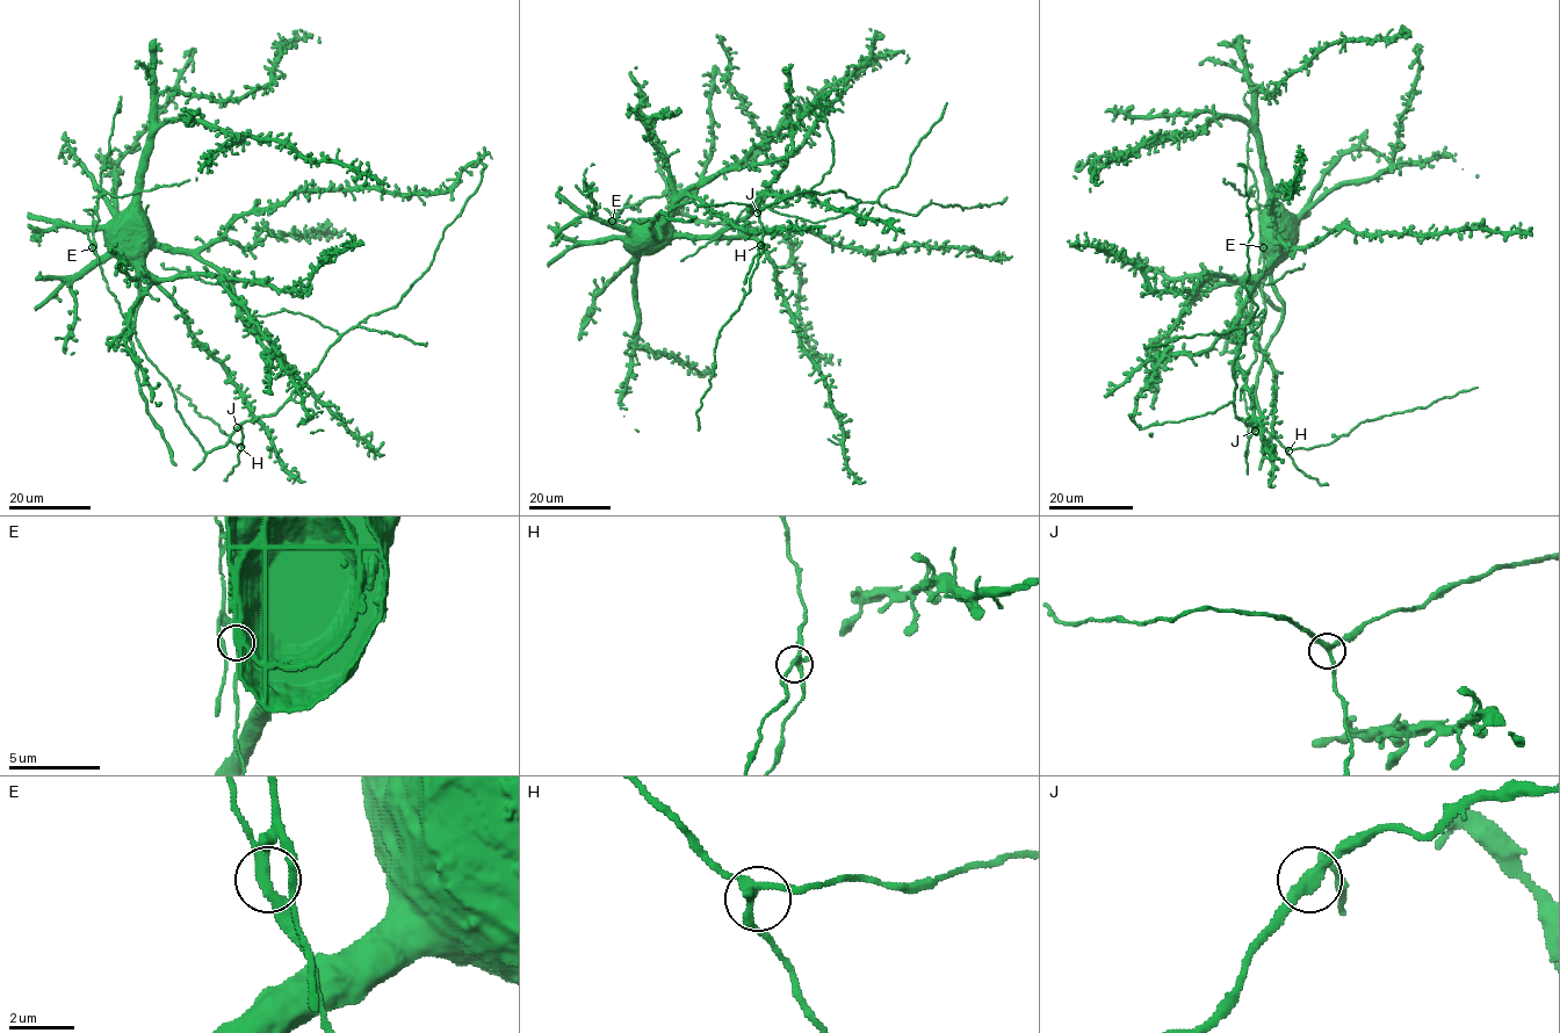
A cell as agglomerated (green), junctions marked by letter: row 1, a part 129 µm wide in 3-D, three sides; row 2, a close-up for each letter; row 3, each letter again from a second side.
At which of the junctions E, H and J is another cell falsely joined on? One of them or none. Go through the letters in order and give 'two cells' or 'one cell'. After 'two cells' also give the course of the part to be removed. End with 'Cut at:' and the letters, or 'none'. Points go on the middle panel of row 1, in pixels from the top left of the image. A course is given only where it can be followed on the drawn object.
E: two cells; course (612, 221), (620, 209), (648, 197), (693, 188), (701, 181), (709, 181)
H: one cell
J: one cell
Cut at: E

